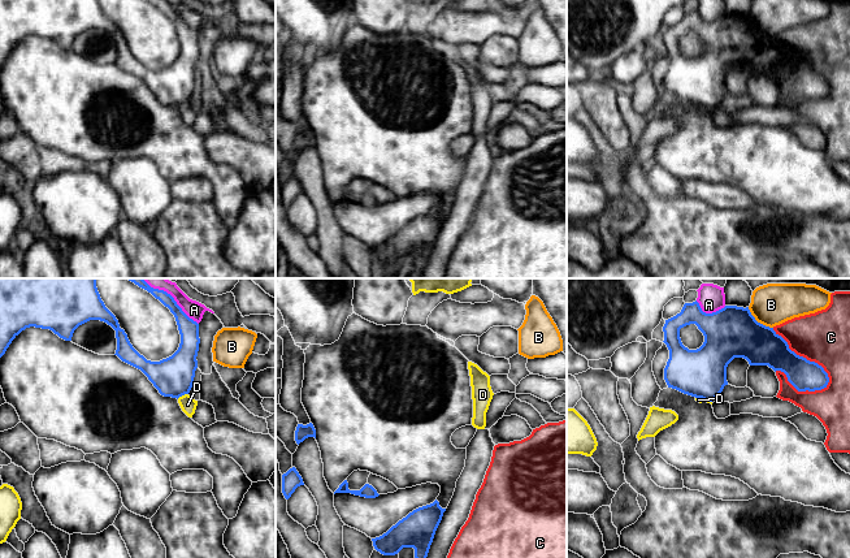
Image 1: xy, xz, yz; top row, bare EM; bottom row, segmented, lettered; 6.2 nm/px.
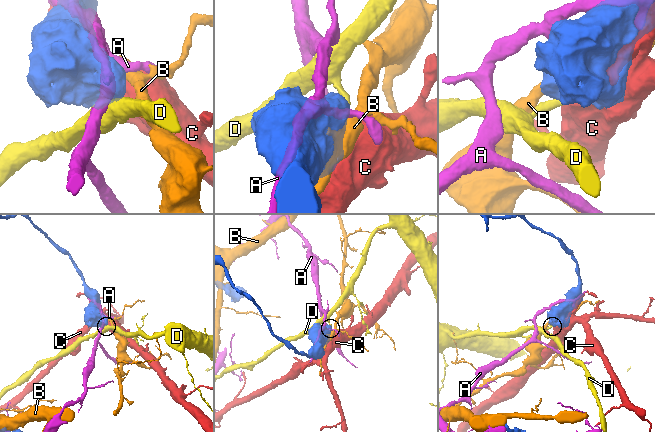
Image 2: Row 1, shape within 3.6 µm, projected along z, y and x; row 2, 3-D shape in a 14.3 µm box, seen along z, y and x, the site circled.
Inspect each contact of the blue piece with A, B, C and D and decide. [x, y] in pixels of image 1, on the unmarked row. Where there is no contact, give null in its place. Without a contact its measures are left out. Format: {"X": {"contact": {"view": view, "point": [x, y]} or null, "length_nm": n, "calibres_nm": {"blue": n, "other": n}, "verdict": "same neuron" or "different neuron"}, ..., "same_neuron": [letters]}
{"A": {"contact": {"view": "xy", "point": [181, 17]}, "length_nm": 300, "calibres_nm": {"blue": 130, "other": 110}, "verdict": "different neuron"}, "B": {"contact": {"view": "yz", "point": [757, 30]}, "length_nm": 200, "calibres_nm": {"blue": 320, "other": 220}, "verdict": "different neuron"}, "C": {"contact": {"view": "yz", "point": [805, 66]}, "length_nm": 500, "calibres_nm": {"blue": 220, "other": 320}, "verdict": "different neuron"}, "D": {"contact": {"view": "xy", "point": [182, 103]}, "length_nm": 80, "calibres_nm": {"blue": 240, "other": 90}, "verdict": "different neuron"}, "same_neuron": []}

